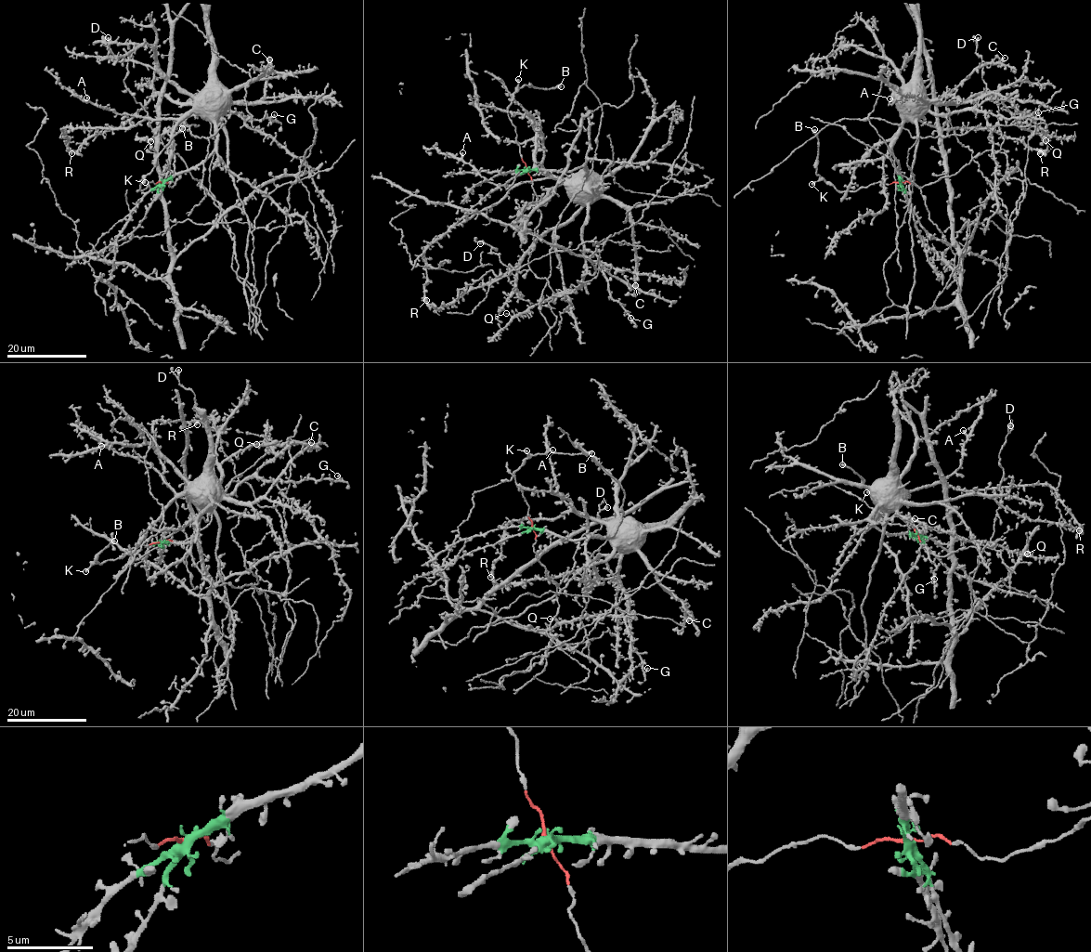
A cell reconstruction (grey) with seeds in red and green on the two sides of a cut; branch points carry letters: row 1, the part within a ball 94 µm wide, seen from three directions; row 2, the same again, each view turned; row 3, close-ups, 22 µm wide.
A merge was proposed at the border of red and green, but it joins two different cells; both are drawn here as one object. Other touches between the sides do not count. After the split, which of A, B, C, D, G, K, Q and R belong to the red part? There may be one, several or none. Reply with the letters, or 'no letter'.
B, D, K

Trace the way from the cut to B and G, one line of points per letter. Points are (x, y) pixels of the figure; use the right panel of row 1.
B: (900, 183), (877, 182), (856, 190), (838, 190), (827, 184), (816, 174), (818, 138), (814, 129)
G: (900, 183), (891, 141), (905, 121), (916, 121), (928, 111), (980, 110), (1003, 118), (1038, 118), (1037, 112)

